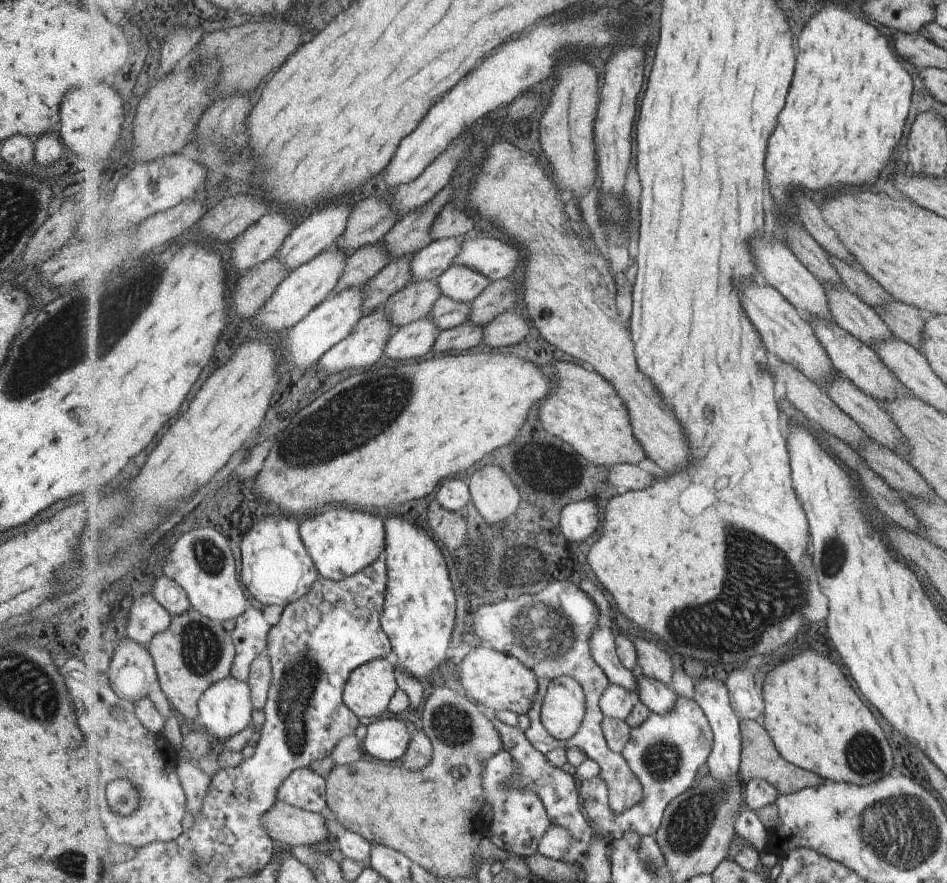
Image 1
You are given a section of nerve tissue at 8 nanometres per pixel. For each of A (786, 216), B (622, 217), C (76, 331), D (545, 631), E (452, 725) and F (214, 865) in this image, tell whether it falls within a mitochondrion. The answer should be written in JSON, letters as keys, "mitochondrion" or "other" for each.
{"A":"other","B":"mitochondrion","C":"mitochondrion","D":"mitochondrion","E":"mitochondrion","F":"mitochondrion"}

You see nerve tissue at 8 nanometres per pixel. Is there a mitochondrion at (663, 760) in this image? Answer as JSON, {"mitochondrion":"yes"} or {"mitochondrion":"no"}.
{"mitochondrion":"yes"}

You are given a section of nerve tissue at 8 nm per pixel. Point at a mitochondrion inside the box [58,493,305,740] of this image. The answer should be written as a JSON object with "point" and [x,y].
{"point":[203,649]}

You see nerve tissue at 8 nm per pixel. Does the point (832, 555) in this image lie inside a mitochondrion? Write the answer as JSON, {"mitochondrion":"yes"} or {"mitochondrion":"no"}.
{"mitochondrion":"yes"}

